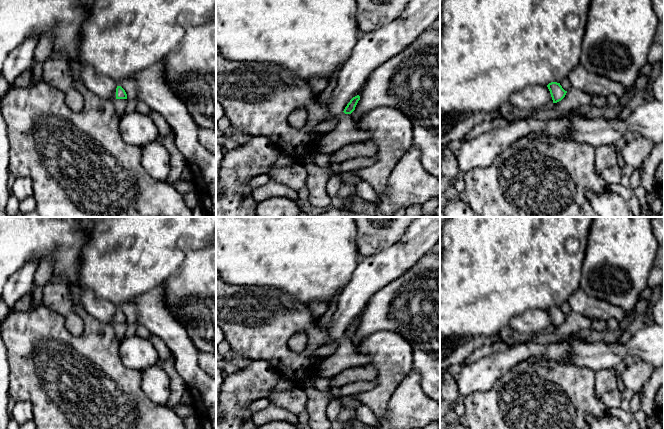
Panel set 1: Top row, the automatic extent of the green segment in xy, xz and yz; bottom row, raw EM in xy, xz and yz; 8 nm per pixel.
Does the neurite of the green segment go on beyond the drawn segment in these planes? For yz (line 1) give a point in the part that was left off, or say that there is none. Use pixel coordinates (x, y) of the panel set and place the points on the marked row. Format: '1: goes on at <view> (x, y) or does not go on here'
1: does not go on here

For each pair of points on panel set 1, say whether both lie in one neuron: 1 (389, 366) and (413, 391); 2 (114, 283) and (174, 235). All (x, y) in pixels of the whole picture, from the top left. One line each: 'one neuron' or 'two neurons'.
1: two neurons
2: one neuron

